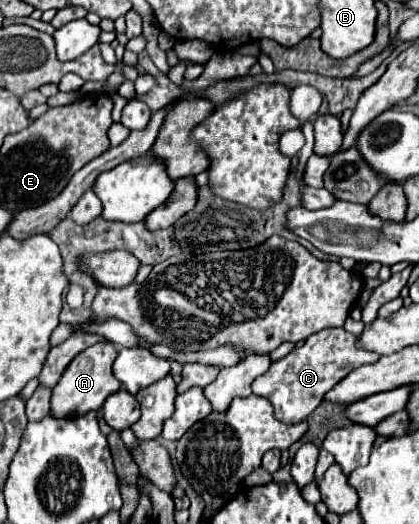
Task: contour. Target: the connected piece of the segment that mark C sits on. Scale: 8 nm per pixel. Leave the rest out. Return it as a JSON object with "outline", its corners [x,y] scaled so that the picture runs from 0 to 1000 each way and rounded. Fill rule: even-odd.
{"outline":[[[814,624],[771,628],[742,639],[723,662],[704,662],[685,681],[647,693],[642,708],[618,723],[609,723],[604,750],[647,765],[656,781],[656,800],[690,811],[714,807],[728,803],[733,792],[752,784],[752,777],[771,765],[771,754],[800,731],[809,731],[809,723],[819,723],[847,700],[862,700],[871,693],[895,693],[905,681],[909,677],[895,677],[890,670],[857,662],[852,643],[842,635],[828,635]]]}

